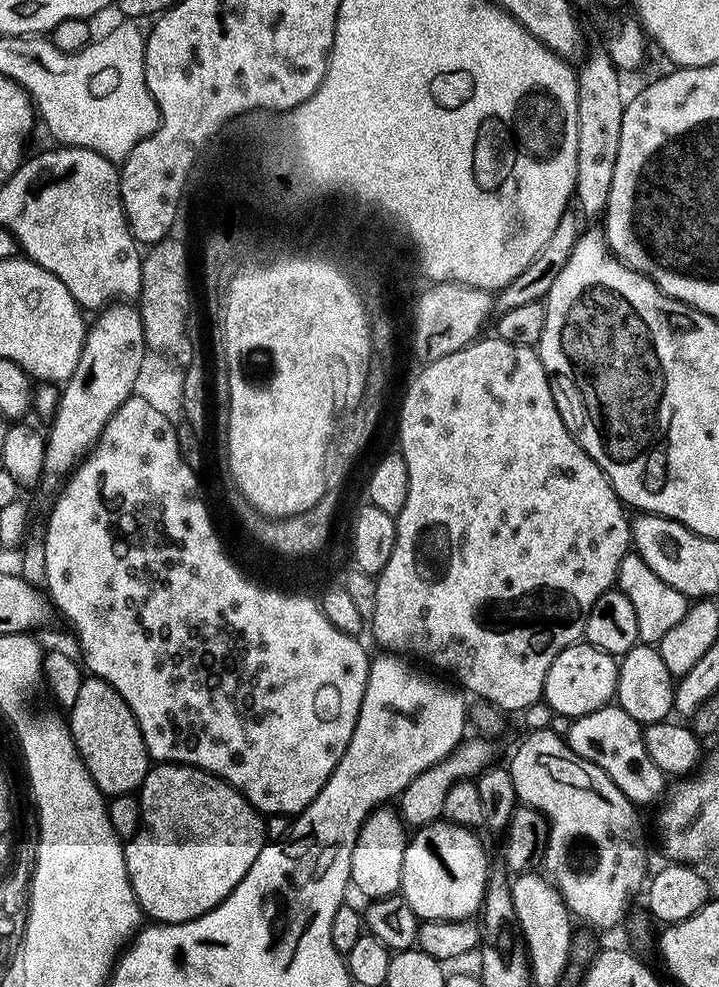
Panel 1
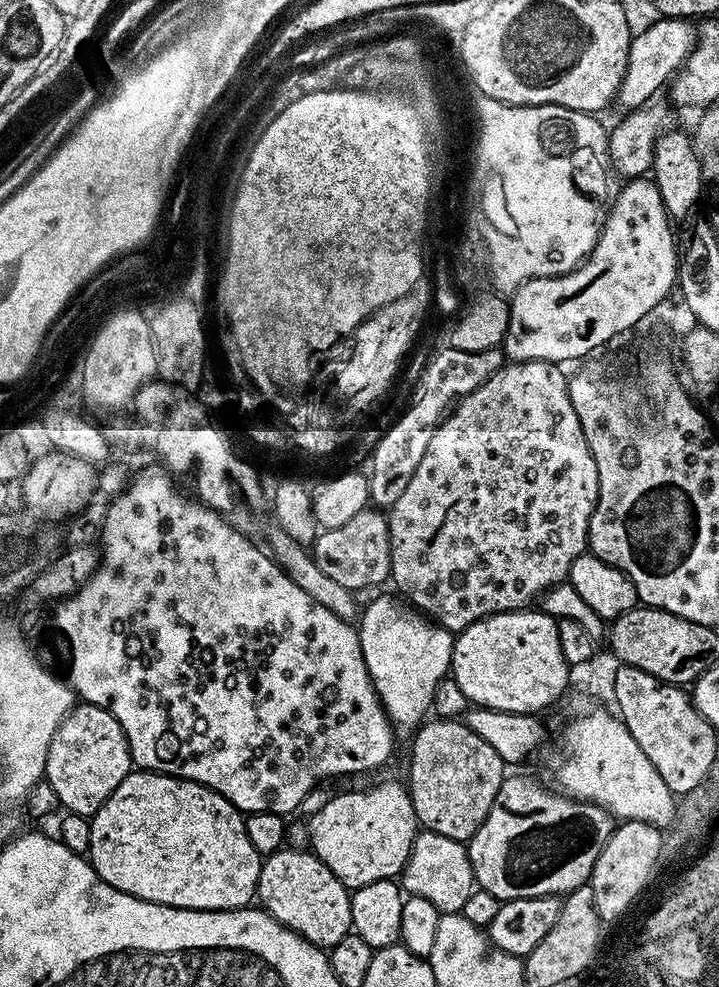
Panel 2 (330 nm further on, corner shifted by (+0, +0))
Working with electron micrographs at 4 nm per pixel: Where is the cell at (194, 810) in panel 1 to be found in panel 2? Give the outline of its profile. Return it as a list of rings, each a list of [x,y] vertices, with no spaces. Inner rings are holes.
[[[147,770],[129,772],[127,778],[118,786],[118,790],[114,790],[114,794],[110,794],[110,798],[106,798],[106,802],[102,802],[102,806],[90,817],[90,846],[86,856],[100,879],[114,886],[119,892],[125,892],[139,900],[149,900],[171,908],[193,908],[199,912],[230,912],[234,908],[247,908],[257,899],[256,887],[260,877],[262,858],[258,850],[254,850],[250,838],[246,838],[244,816],[229,800],[222,798],[222,794],[193,780],[182,780],[179,776],[165,776],[163,772]]]

